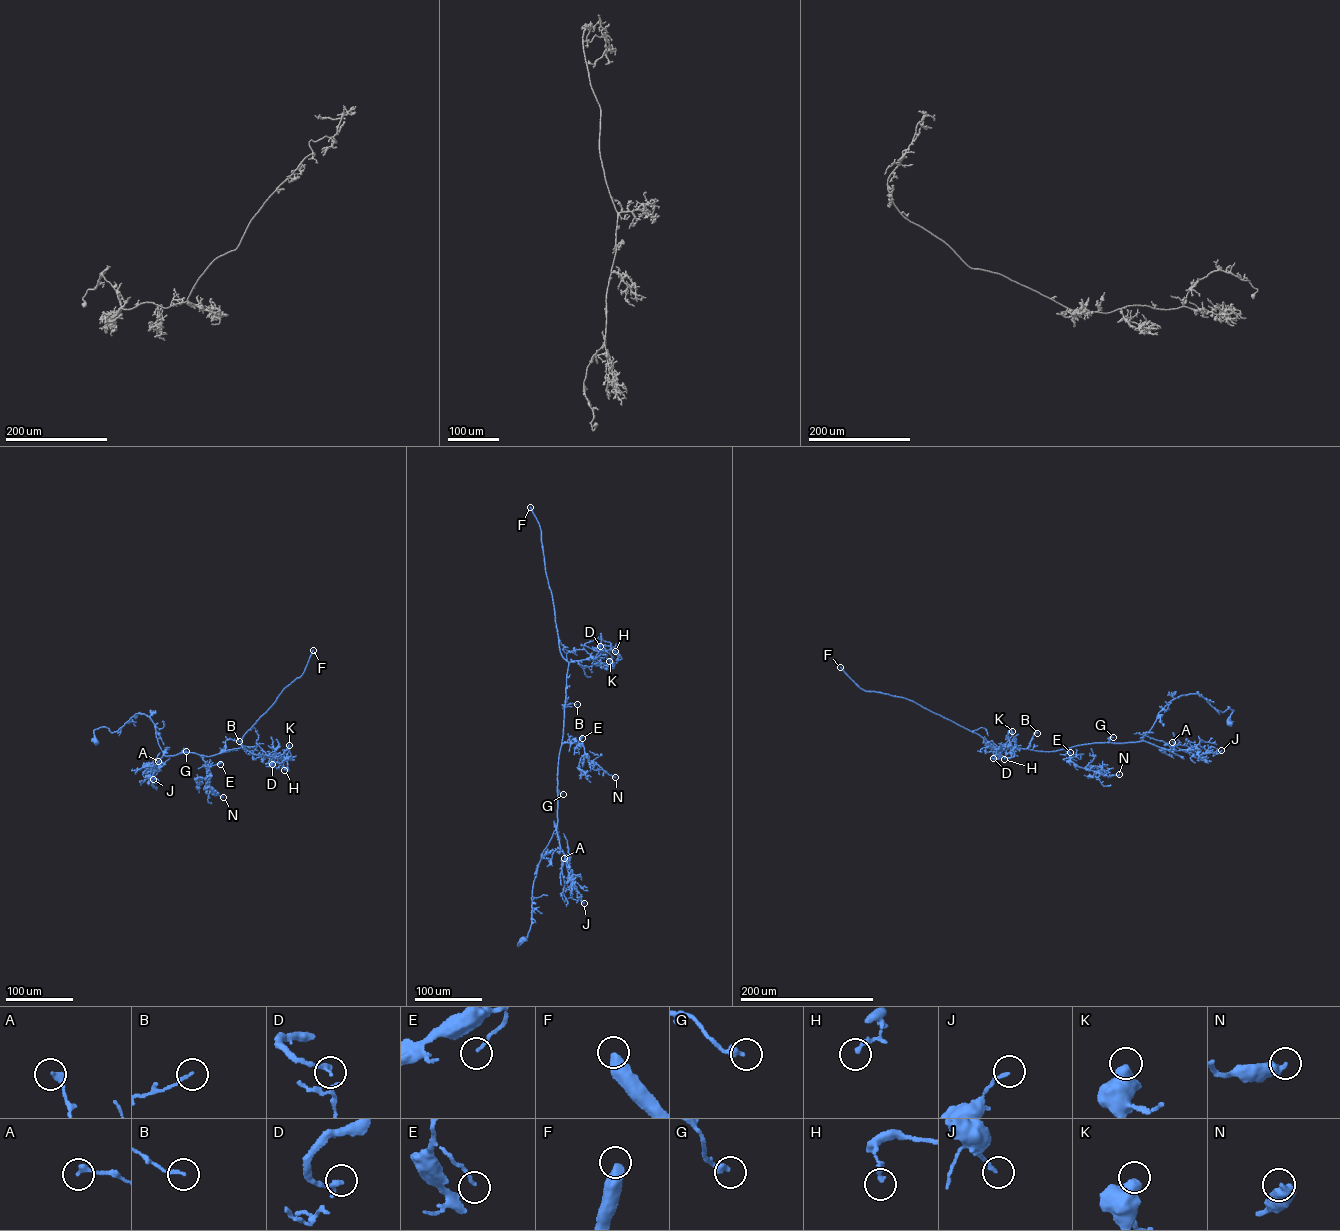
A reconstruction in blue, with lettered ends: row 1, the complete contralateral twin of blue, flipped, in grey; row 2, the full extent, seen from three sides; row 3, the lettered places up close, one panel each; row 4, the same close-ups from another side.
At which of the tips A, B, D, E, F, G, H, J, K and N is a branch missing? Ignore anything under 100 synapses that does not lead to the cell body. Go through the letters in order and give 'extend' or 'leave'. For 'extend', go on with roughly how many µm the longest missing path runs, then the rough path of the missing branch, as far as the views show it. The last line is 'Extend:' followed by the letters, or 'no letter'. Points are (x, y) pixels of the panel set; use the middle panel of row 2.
A: leave
B: leave
D: leave
E: leave
F: extend; about 500 µm are missing
G: leave
H: leave
J: leave
K: leave
N: leave
Extend: F

